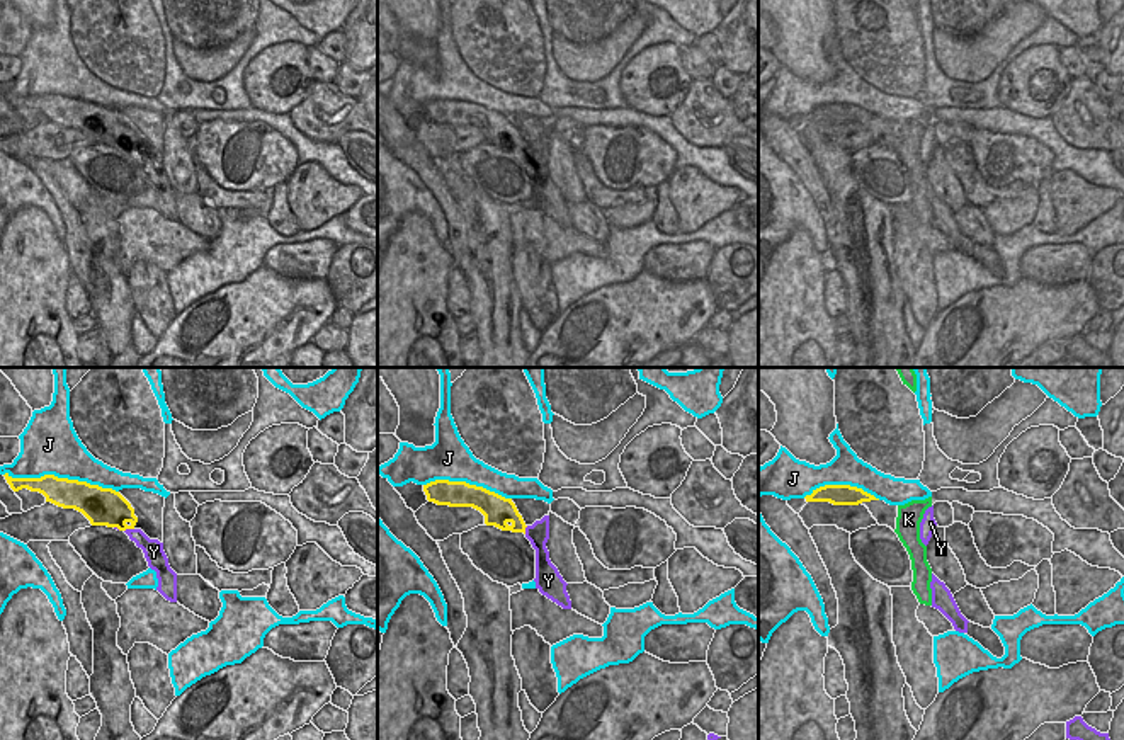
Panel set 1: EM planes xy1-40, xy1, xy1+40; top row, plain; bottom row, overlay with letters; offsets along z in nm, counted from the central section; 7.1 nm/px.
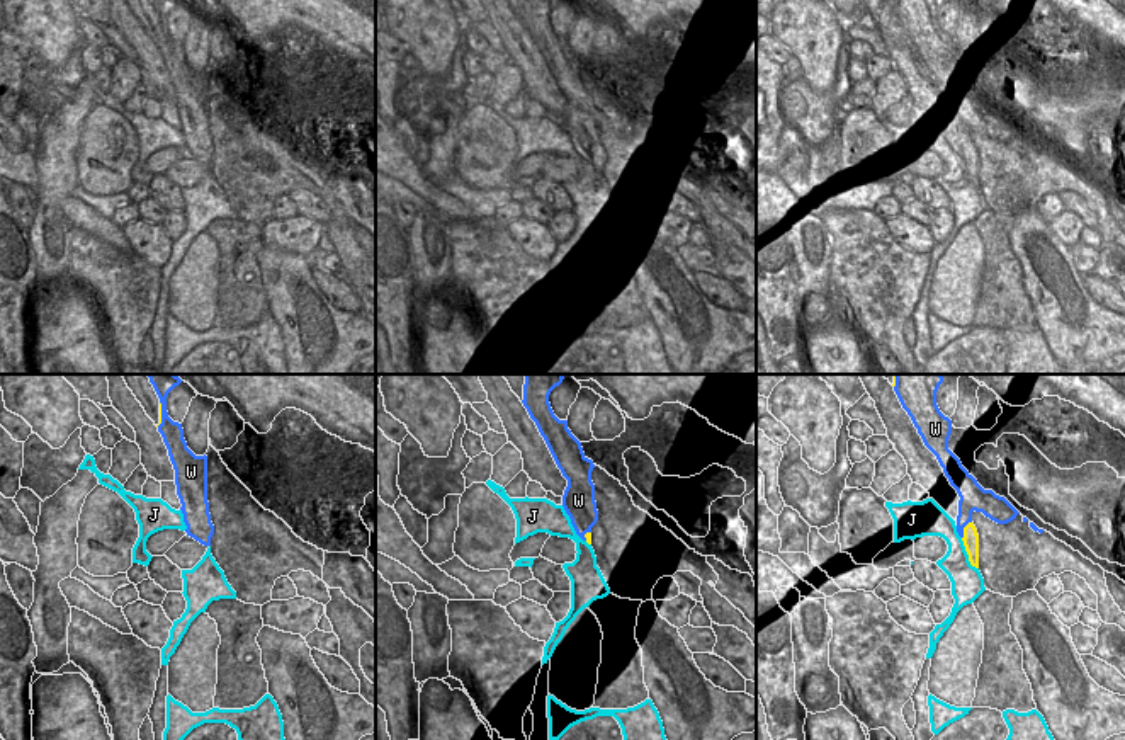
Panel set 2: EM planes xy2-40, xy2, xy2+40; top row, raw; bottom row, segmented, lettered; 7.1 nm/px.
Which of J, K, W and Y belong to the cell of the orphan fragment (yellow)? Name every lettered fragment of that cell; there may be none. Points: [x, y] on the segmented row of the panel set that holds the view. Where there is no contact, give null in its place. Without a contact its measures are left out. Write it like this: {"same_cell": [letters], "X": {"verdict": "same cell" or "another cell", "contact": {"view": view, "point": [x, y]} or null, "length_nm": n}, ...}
{"same_cell": ["Y"], "J": {"verdict": "another cell", "contact": {"view": "xy1-40", "point": [62, 478]}, "length_nm": 850}, "K": {"verdict": "another cell", "contact": null}, "W": {"verdict": "another cell", "contact": {"view": "xy2+40", "point": [964, 529]}, "length_nm": 150}, "Y": {"verdict": "same cell", "contact": {"view": "xy1-40", "point": [128, 528]}, "length_nm": 80}}

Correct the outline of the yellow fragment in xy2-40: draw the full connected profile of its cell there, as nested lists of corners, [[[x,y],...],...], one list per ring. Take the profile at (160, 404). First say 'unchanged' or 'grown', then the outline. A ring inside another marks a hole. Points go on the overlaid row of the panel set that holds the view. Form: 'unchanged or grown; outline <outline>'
grown; outline [[[122,374],[122,378],[155,425],[161,424],[161,403],[148,374]]]

